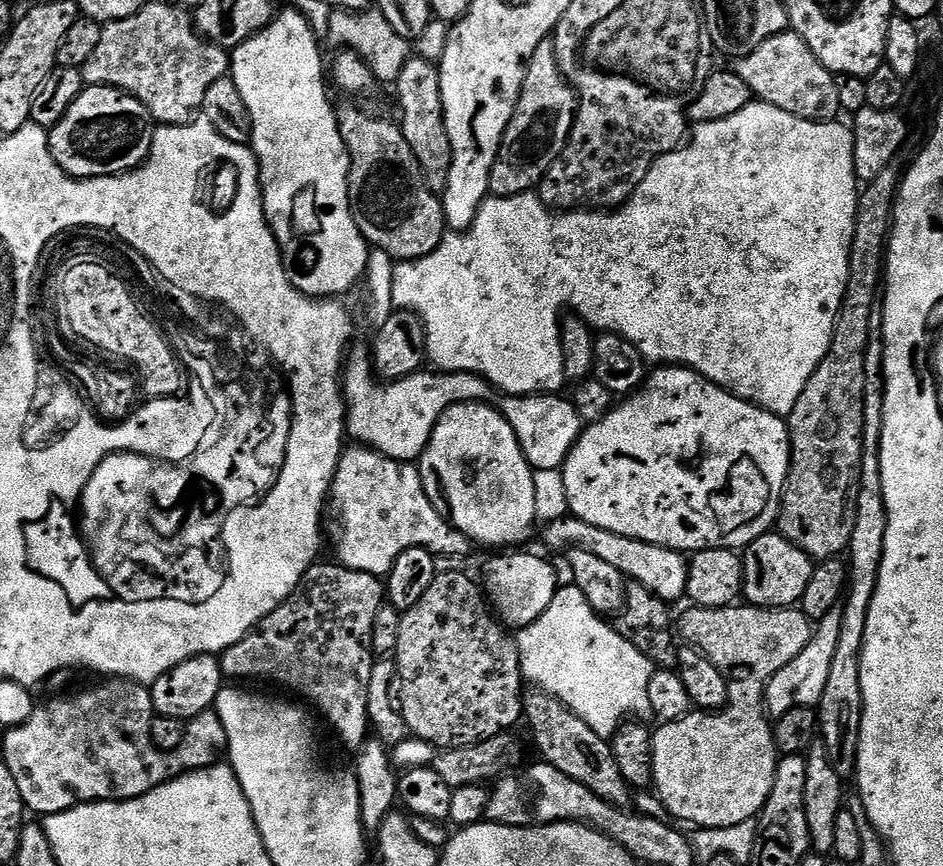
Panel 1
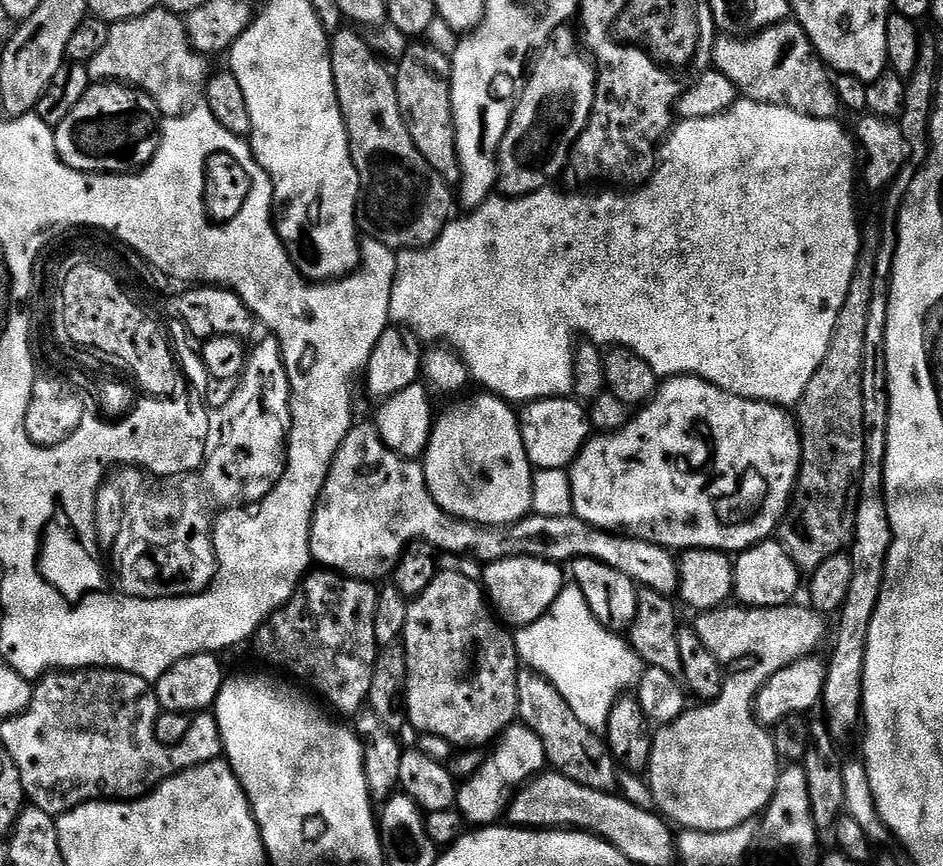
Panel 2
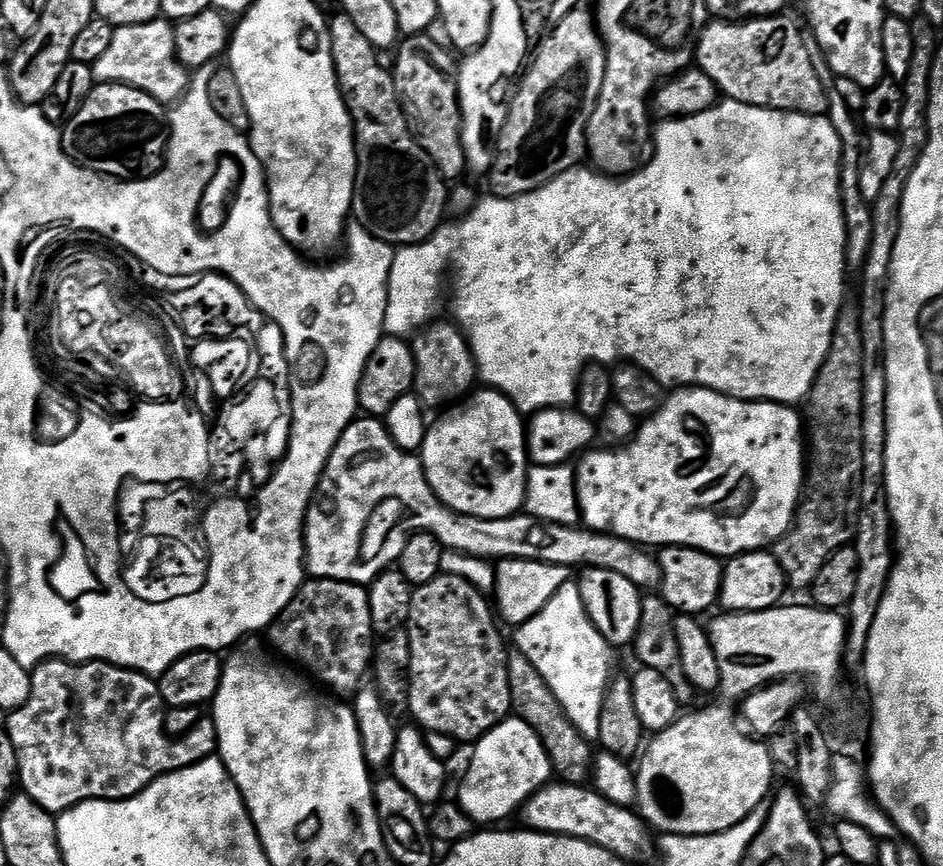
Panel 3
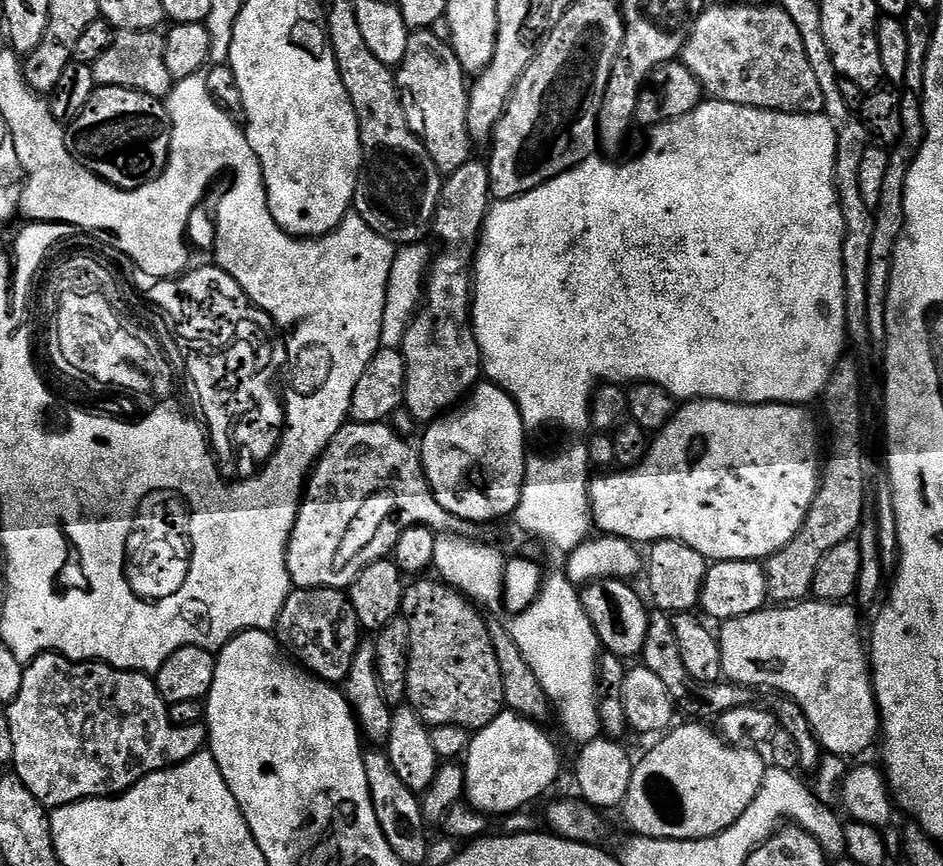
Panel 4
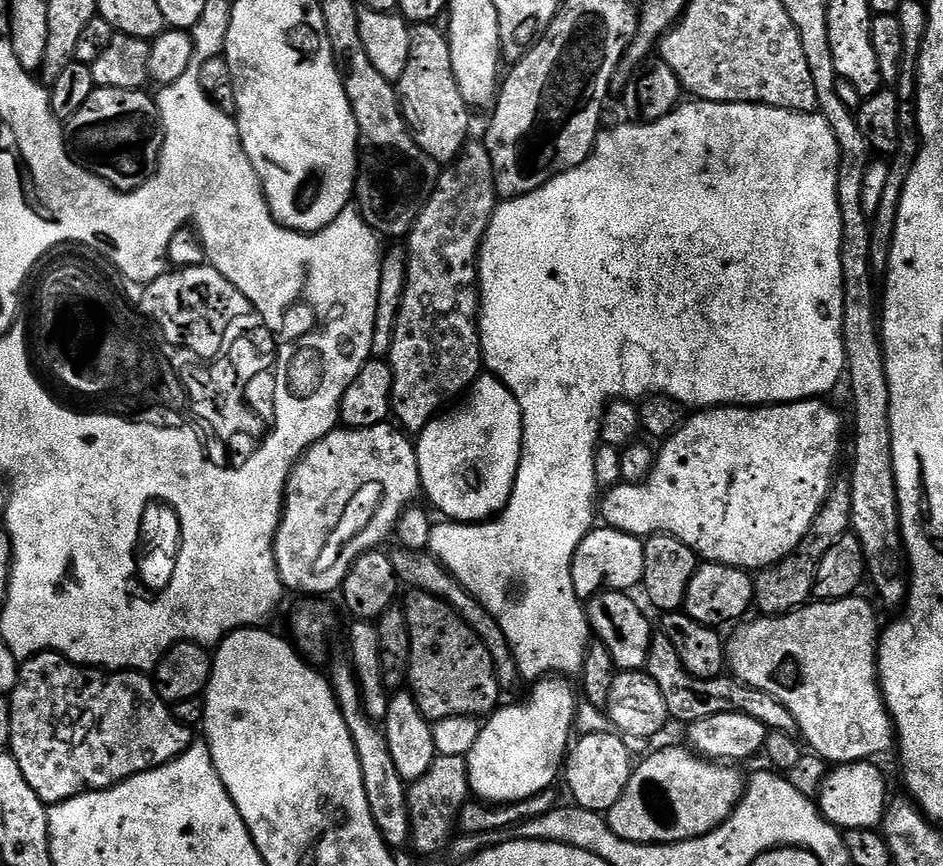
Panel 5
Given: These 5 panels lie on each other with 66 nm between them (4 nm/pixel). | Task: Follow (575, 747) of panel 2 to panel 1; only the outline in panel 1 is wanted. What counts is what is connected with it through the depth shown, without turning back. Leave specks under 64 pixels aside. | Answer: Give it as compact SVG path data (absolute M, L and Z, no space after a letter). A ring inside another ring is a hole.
M530 690L522 698L522 714L525 723L529 724L532 736L536 742L541 759L555 769L574 778L593 790L603 801L610 802L615 808L626 810L630 804L630 789L621 776L621 771L613 762L612 753L604 748L600 751L602 738L586 726L586 722L578 718L560 700L546 692Z

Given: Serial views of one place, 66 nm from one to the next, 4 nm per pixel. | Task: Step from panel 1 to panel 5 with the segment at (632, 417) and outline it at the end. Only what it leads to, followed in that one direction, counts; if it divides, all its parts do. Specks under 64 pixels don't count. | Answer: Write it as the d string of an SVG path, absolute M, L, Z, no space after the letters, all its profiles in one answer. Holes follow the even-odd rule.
M813 398L796 400L793 404L771 406L721 406L700 410L689 415L684 425L659 445L660 448L656 452L656 465L652 468L652 474L647 477L646 482L621 482L607 489L608 497L605 500L603 497L602 500L603 523L607 527L628 532L639 538L655 536L658 532L669 532L672 536L678 537L682 542L695 548L705 561L713 564L729 564L745 570L771 568L778 561L792 555L804 543L804 539L808 537L811 528L816 525L816 519L820 517L820 511L824 508L824 503L828 501L834 488L832 471L835 470L836 459L840 456L840 439L844 436L844 424L840 421L839 414L830 405L824 403L828 402Z

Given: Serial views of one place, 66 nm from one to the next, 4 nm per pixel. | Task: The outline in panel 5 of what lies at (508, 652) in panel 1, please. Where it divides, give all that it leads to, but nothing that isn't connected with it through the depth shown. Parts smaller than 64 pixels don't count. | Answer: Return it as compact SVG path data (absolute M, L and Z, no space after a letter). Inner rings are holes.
M416 590L411 594L413 595L412 601L406 604L406 611L412 634L412 658L406 675L412 679L410 686L416 700L420 703L421 712L433 722L451 716L475 717L480 714L476 712L484 712L483 714L495 712L501 703L500 681L502 681L502 676L497 672L497 664L488 647L448 601L440 600L430 592Z

